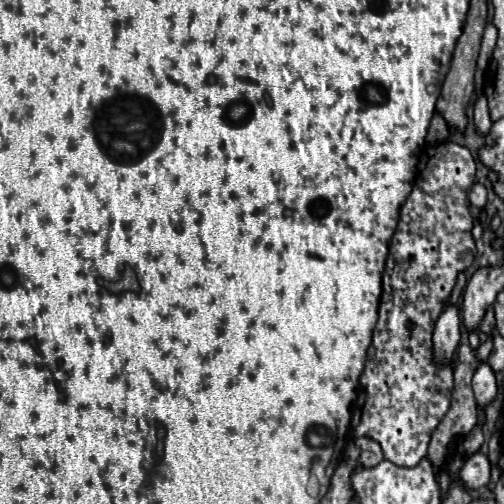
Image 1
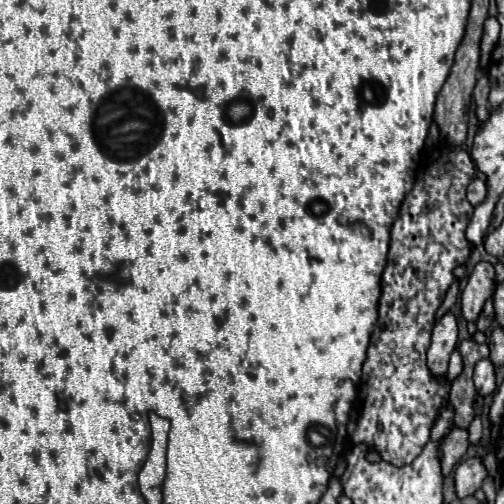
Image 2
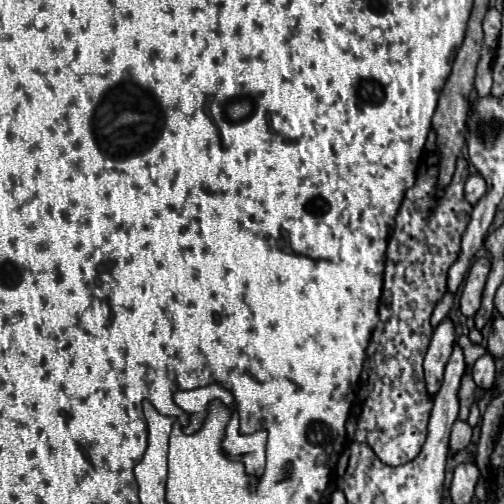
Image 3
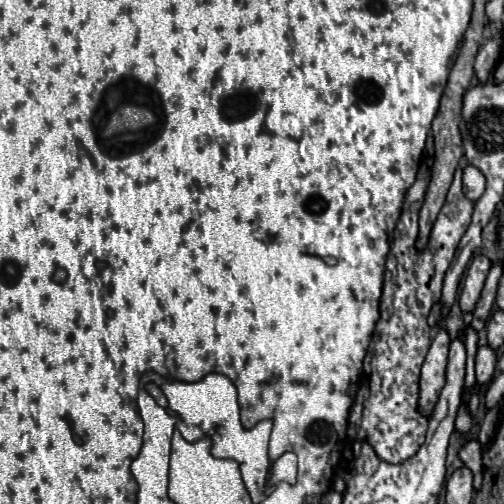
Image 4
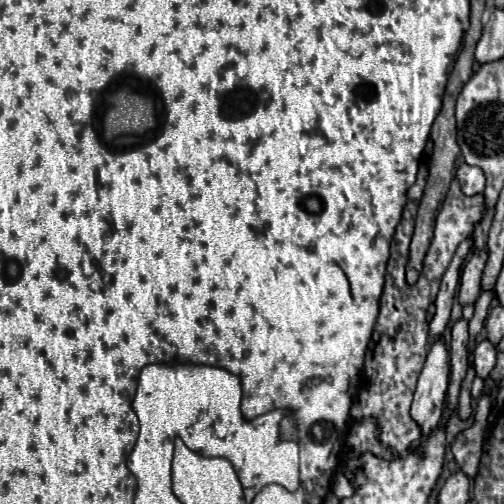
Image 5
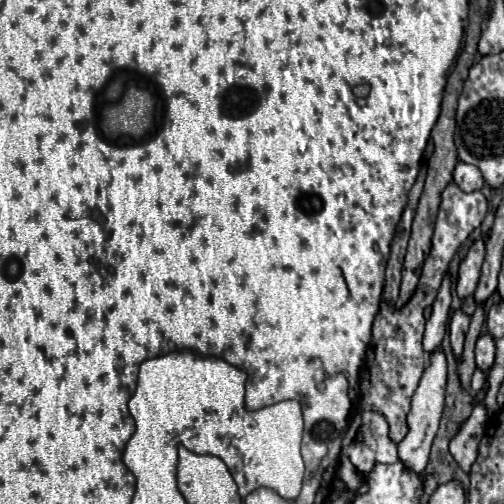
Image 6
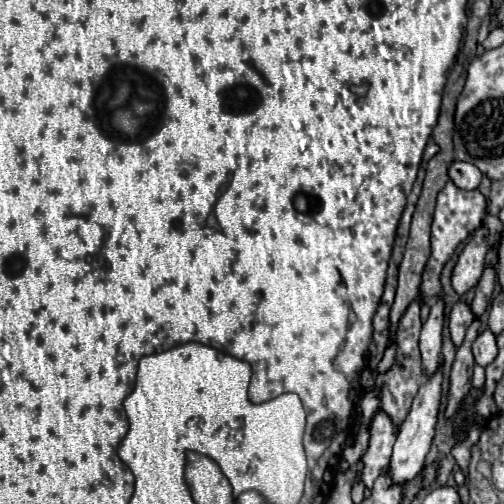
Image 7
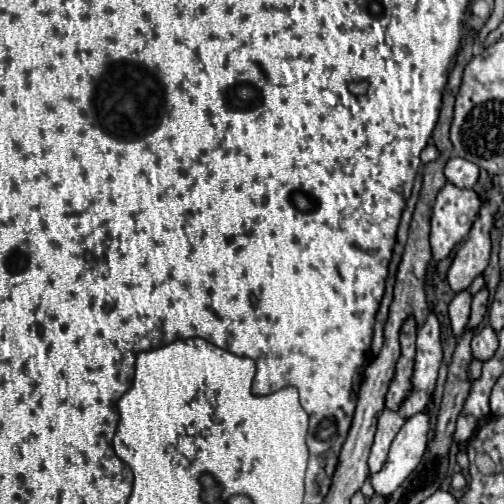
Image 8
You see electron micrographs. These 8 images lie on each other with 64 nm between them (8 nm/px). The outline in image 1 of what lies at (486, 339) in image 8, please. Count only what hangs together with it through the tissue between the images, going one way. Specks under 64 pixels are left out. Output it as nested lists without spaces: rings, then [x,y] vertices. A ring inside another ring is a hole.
[[[486,362],[480,364],[480,368],[476,370],[474,380],[472,380],[472,388],[474,388],[474,398],[476,398],[478,406],[482,406],[482,408],[486,408],[496,398],[498,384],[496,384],[492,368]]]

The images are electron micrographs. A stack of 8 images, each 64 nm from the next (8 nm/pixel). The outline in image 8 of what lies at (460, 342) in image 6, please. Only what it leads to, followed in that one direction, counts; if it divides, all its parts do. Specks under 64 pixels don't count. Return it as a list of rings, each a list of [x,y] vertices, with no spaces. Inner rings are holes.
[[[468,290],[456,294],[456,298],[450,302],[448,314],[450,314],[450,324],[452,324],[452,332],[456,338],[460,338],[468,326],[468,318],[470,318],[470,302],[472,296]]]

